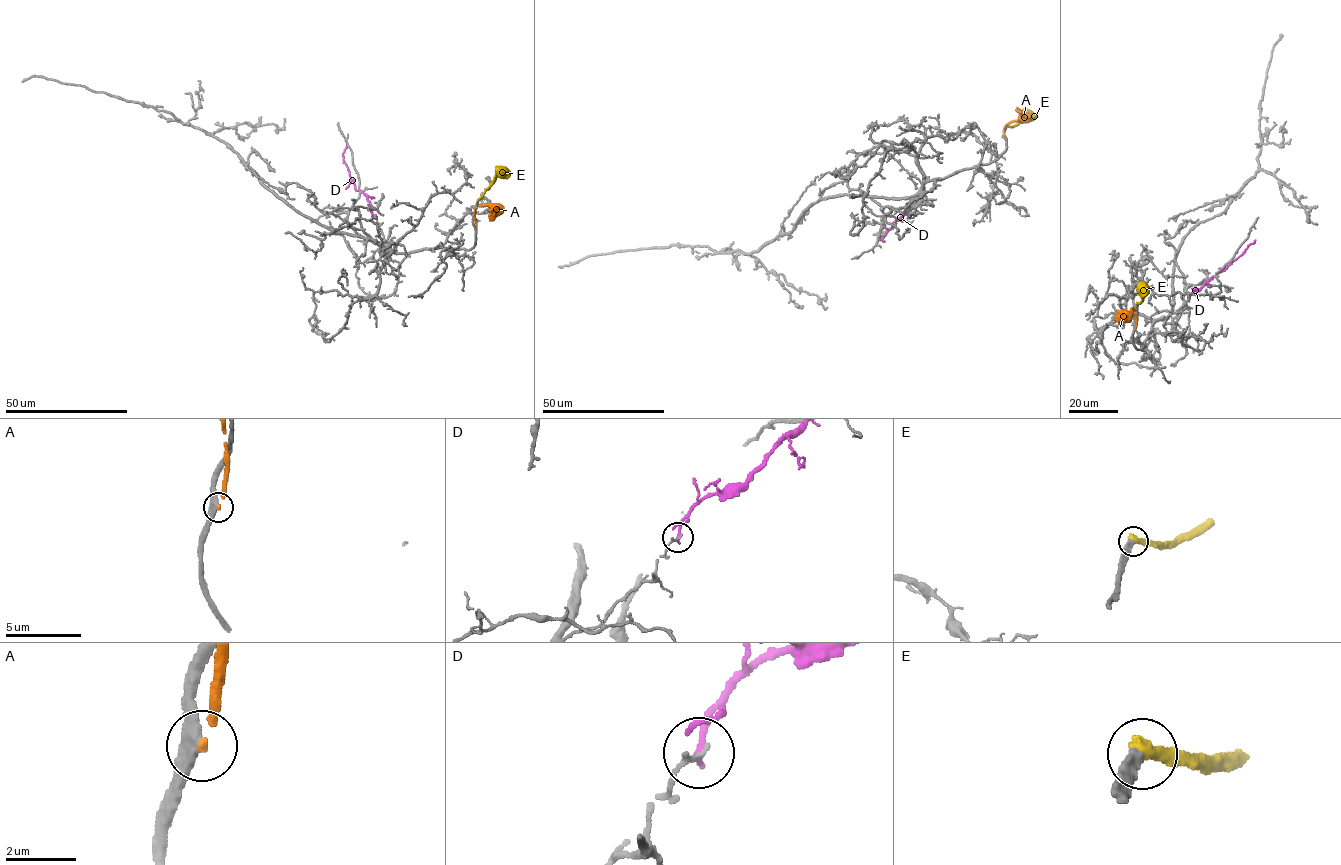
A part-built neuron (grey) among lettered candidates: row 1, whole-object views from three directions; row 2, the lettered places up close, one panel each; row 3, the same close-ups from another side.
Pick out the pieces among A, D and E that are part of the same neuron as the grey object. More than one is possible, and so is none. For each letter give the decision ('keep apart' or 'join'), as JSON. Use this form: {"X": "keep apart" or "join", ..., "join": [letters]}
{"A": "keep apart", "D": "keep apart", "E": "join", "join": ["E"]}

